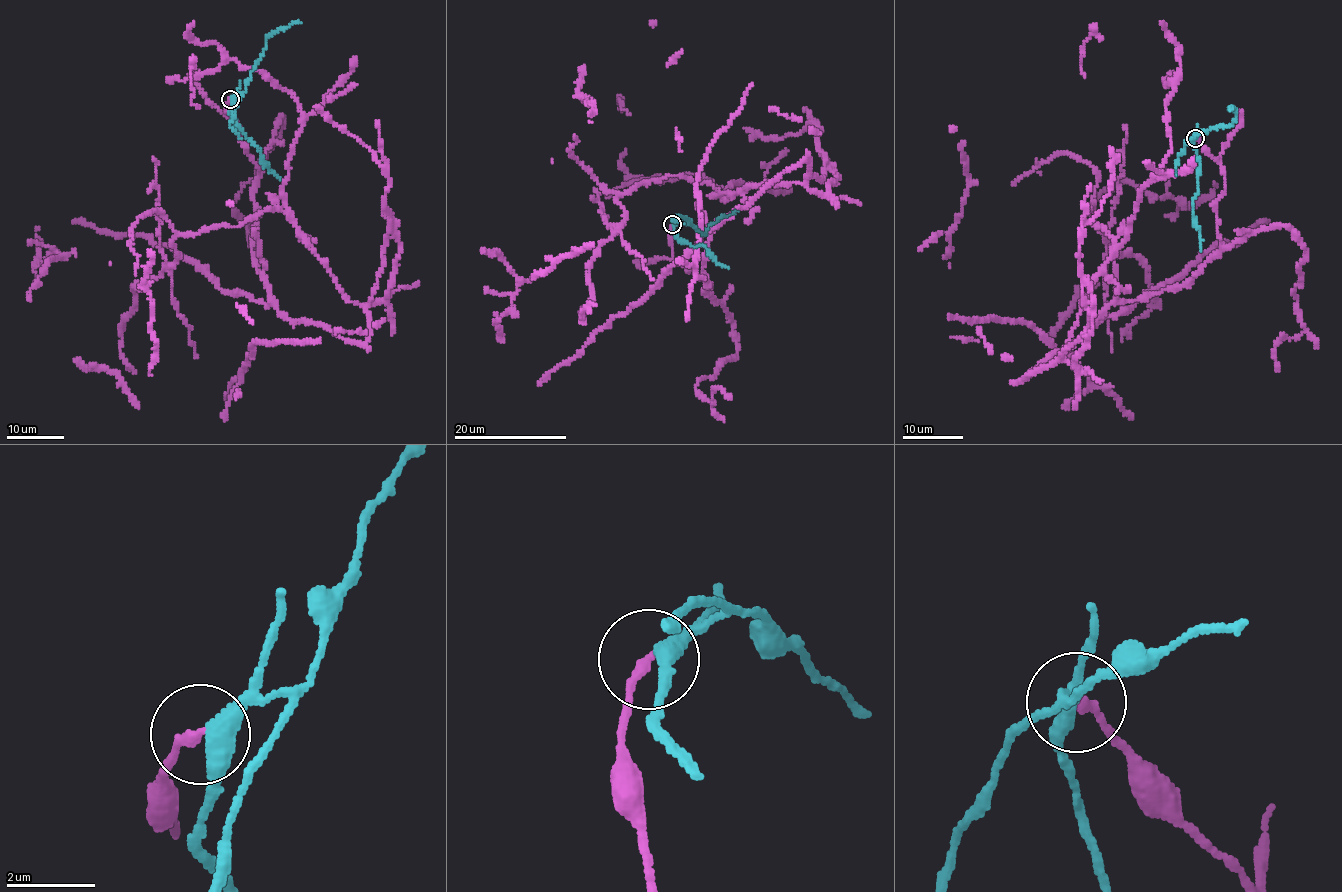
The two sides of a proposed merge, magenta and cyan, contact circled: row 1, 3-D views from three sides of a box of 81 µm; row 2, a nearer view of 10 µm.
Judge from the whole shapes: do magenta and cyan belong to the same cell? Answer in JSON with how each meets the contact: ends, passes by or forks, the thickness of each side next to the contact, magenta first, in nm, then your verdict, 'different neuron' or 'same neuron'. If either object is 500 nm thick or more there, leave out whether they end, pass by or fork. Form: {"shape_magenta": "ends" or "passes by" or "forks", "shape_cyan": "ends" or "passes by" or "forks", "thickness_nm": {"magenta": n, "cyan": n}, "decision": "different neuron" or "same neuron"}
{"shape_magenta": "ends", "shape_cyan": "passes by", "thickness_nm": {"magenta": 200, "cyan": 360}, "decision": "different neuron"}

